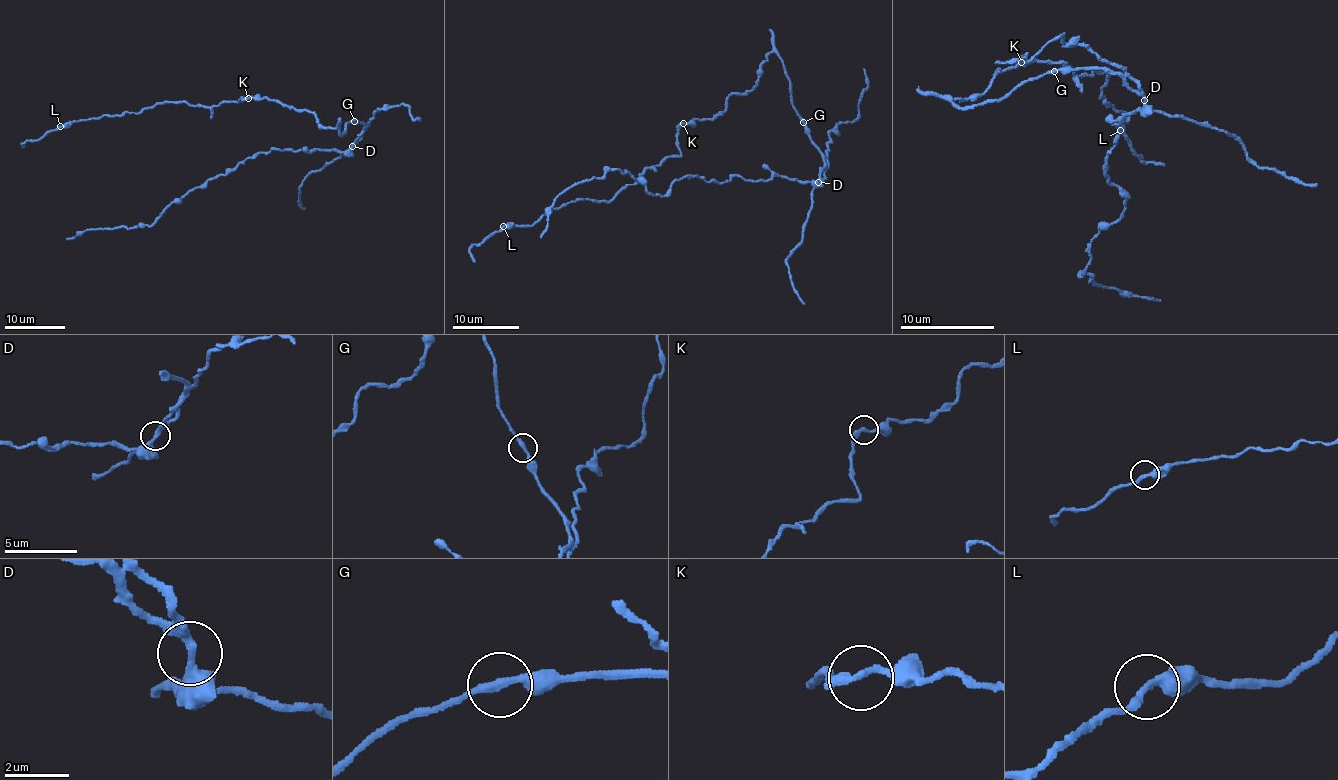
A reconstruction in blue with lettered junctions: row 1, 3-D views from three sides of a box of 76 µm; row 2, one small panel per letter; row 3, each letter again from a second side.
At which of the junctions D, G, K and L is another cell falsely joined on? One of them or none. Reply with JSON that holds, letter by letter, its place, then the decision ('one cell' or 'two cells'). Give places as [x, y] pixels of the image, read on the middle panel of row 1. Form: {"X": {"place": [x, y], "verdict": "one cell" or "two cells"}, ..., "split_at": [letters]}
{"D": {"place": [818, 182], "verdict": "two cells"}, "G": {"place": [803, 122], "verdict": "one cell"}, "K": {"place": [683, 123], "verdict": "one cell"}, "L": {"place": [503, 226], "verdict": "one cell"}, "split_at": ["D"]}

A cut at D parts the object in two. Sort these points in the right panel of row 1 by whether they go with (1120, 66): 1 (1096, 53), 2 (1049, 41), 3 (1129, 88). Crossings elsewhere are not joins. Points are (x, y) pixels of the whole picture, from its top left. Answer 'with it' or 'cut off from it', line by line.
1: with it
2: with it
3: cut off from it

